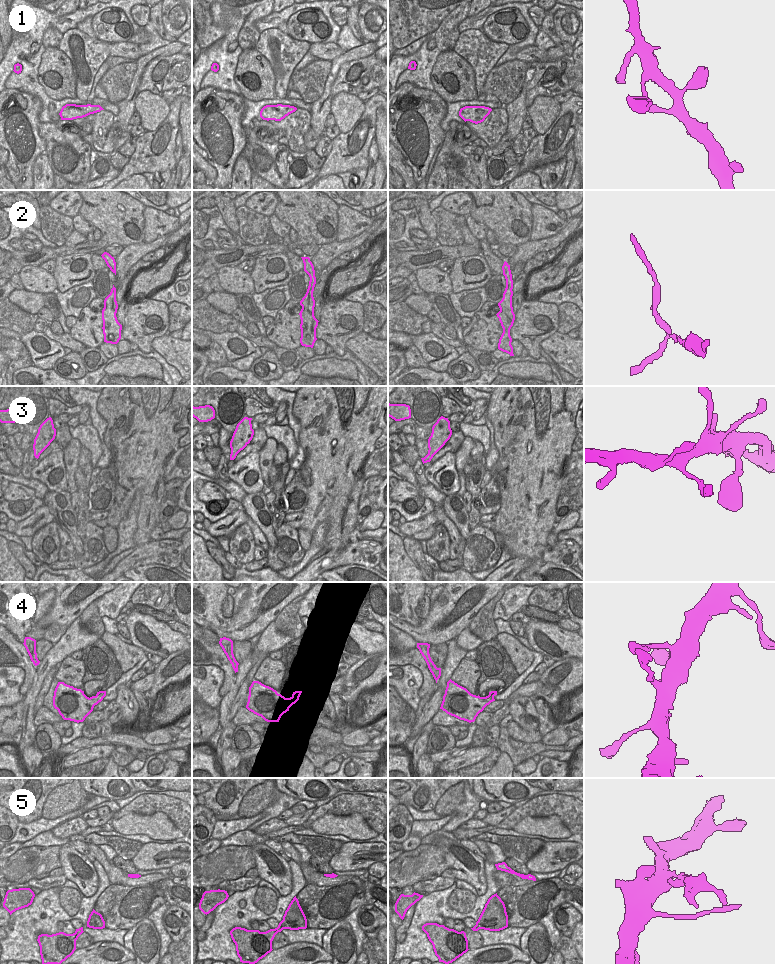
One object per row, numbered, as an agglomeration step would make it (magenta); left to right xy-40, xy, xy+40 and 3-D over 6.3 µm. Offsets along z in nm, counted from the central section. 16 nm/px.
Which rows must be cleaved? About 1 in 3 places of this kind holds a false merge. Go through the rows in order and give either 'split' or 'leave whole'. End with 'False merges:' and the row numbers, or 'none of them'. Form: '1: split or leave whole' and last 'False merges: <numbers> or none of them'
1: leave whole
2: leave whole
3: leave whole
4: leave whole
5: split
False merges: 5

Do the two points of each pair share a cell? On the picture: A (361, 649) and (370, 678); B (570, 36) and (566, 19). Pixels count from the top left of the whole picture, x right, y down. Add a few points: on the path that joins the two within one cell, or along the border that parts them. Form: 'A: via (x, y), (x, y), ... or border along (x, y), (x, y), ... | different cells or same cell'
A: border along (377, 652), (368, 654), (358, 660) | different cells
B: via (568, 32), (567, 23) | same cell

